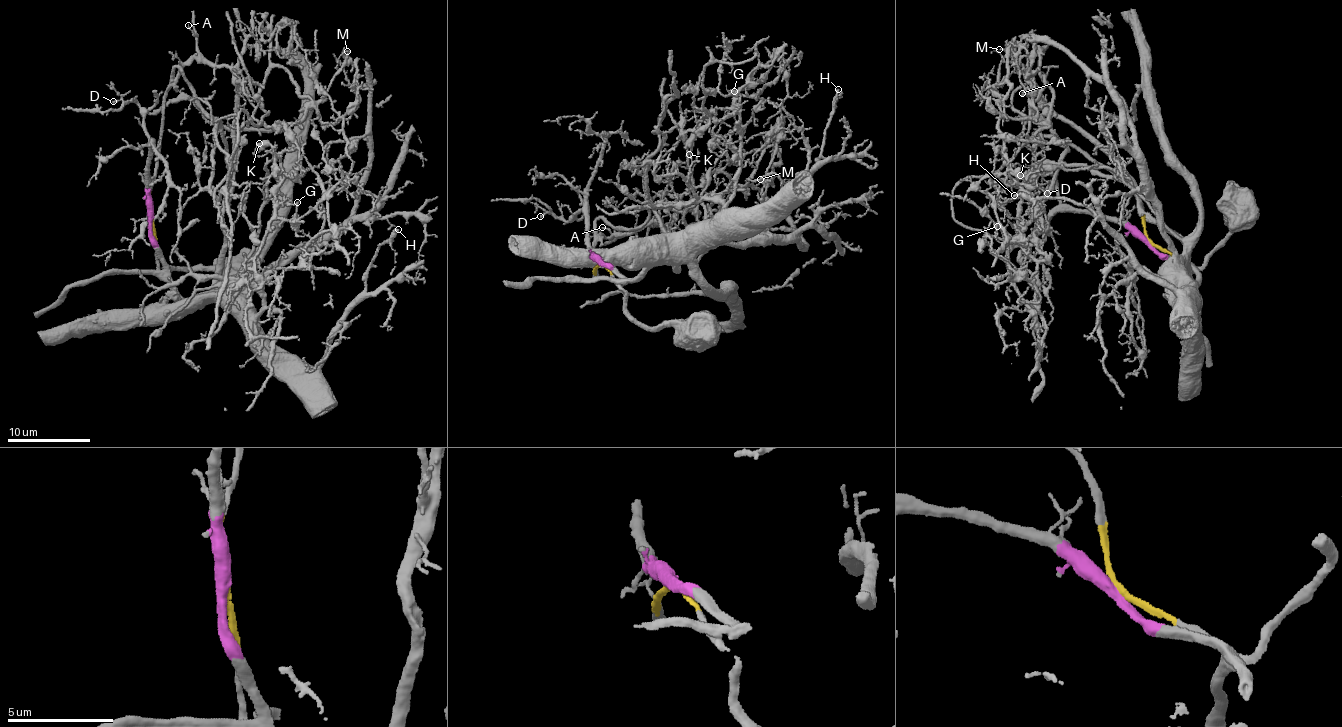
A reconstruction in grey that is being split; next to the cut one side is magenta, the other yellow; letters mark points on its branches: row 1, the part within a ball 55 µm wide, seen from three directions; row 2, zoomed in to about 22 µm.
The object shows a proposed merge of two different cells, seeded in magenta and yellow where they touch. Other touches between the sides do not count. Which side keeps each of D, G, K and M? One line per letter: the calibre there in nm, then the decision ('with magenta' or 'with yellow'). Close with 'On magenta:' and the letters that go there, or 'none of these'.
D: 160 nm | with magenta
G: 180 nm | with yellow
K: 200 nm | with yellow
M: 120 nm | with yellow
On magenta: D

